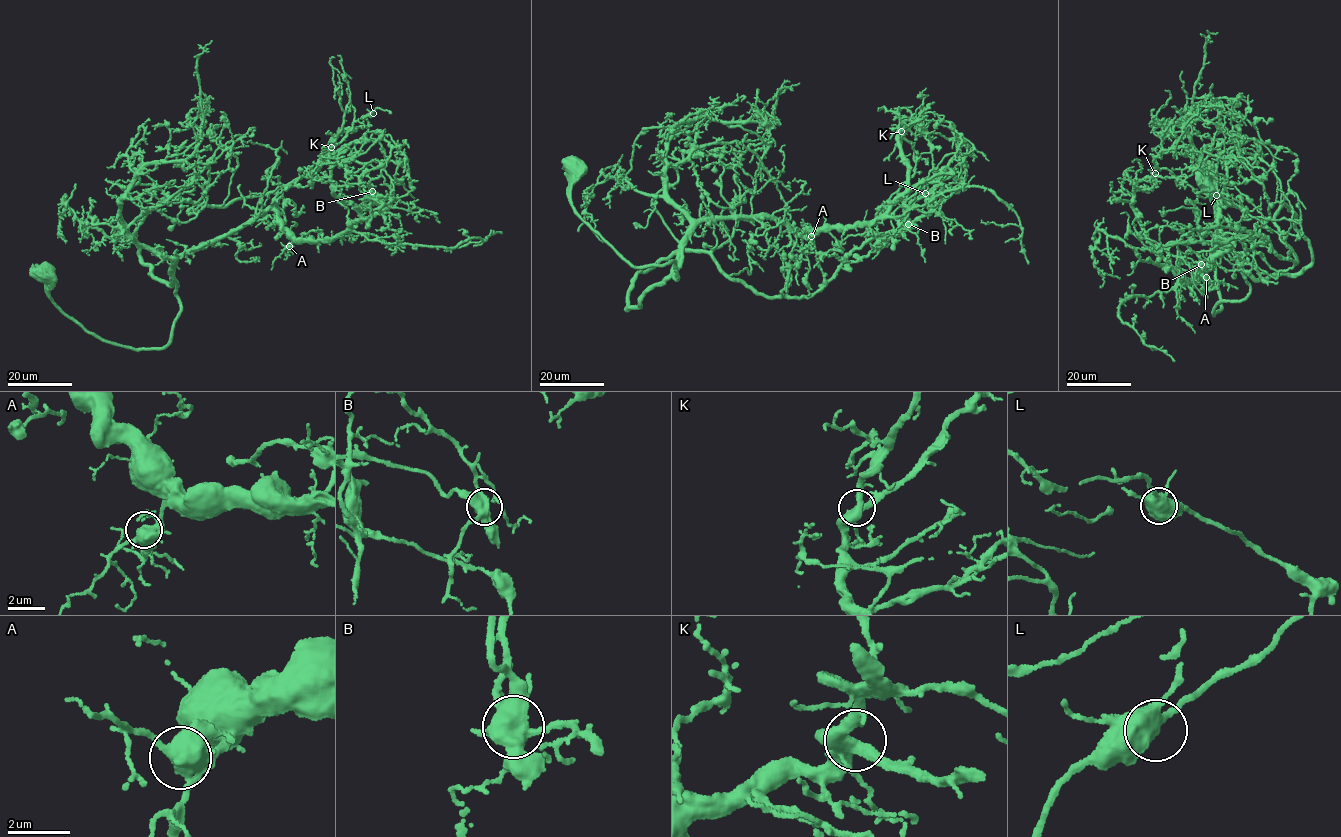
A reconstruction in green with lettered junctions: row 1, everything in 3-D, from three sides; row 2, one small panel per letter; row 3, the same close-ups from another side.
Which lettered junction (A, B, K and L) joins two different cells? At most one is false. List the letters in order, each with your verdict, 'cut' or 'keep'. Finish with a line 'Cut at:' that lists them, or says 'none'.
A: keep
B: cut
K: keep
L: keep
Cut at: B

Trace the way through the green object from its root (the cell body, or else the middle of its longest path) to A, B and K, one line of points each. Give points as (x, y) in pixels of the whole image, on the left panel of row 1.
A: (43, 272), (49, 298), (86, 331), (150, 350), (167, 344), (180, 311), (178, 257), (270, 210), (289, 246)
B: (43, 272), (86, 331), (161, 348), (178, 257), (270, 210), (296, 239), (327, 242), (386, 211), (372, 191)
K: (43, 272), (86, 331), (161, 348), (180, 256), (270, 210), (298, 240), (360, 220), (332, 191), (331, 147)

